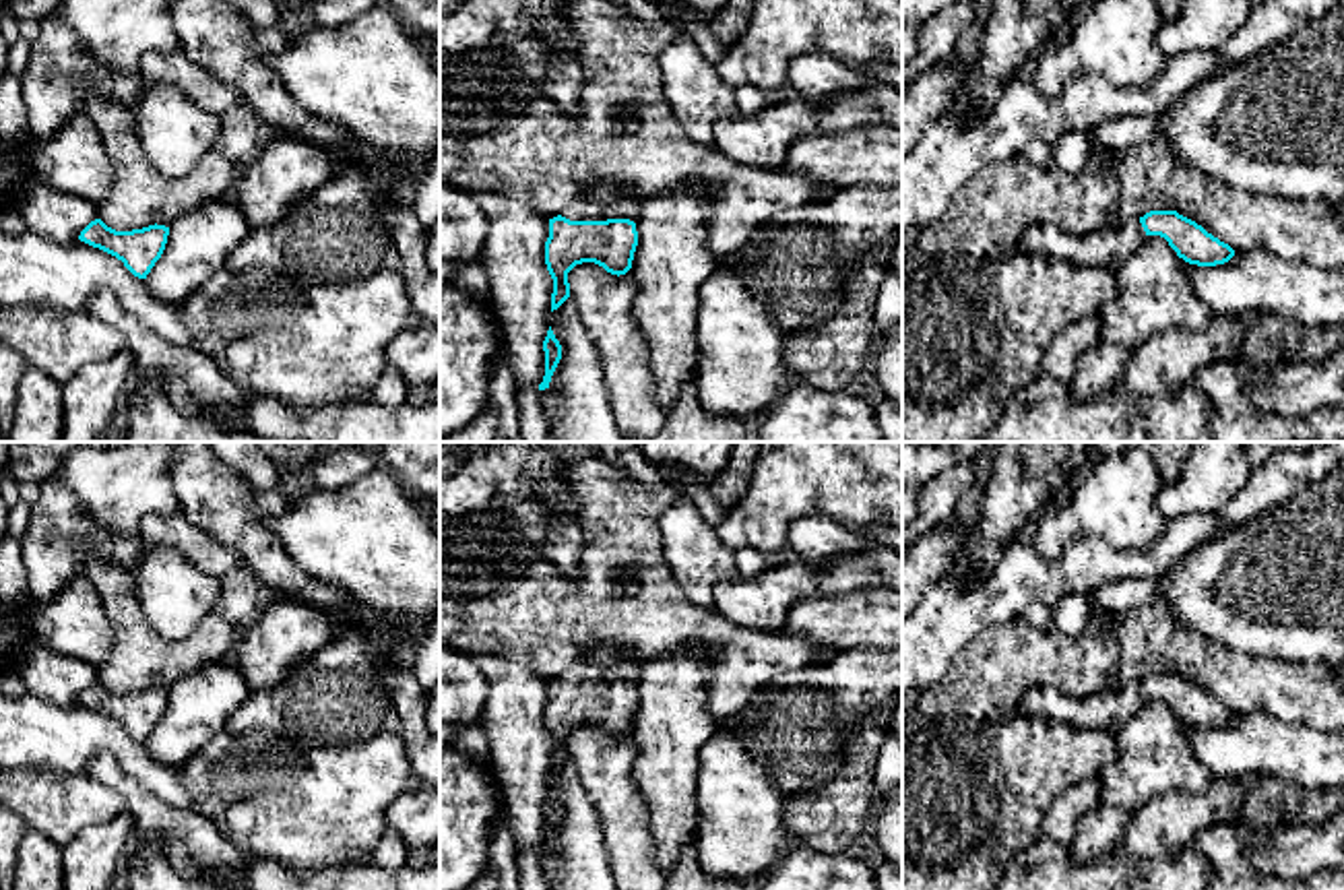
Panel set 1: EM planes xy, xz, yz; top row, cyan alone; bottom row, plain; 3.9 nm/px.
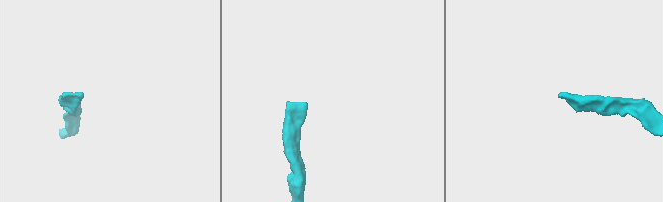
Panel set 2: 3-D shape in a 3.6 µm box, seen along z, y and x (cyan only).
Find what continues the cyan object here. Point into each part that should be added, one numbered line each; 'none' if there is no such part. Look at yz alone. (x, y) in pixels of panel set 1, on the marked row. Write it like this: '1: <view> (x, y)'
1: yz (1109, 246)

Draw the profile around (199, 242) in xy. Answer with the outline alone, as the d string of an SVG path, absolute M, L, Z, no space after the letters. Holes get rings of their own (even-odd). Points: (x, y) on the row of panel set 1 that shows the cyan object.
M233 198L204 200L169 225L165 250L145 279L149 291L161 301L184 304L250 231Z

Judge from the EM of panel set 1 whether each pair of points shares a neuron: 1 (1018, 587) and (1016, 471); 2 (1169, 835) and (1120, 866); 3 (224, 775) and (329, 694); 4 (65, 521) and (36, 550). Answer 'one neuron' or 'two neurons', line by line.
1: two neurons
2: two neurons
3: one neuron
4: one neuron

